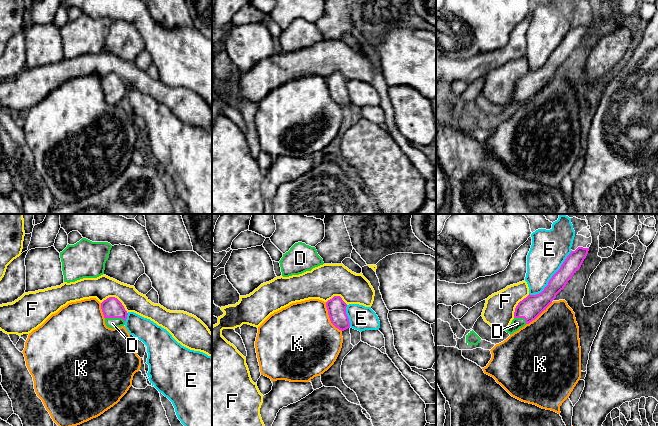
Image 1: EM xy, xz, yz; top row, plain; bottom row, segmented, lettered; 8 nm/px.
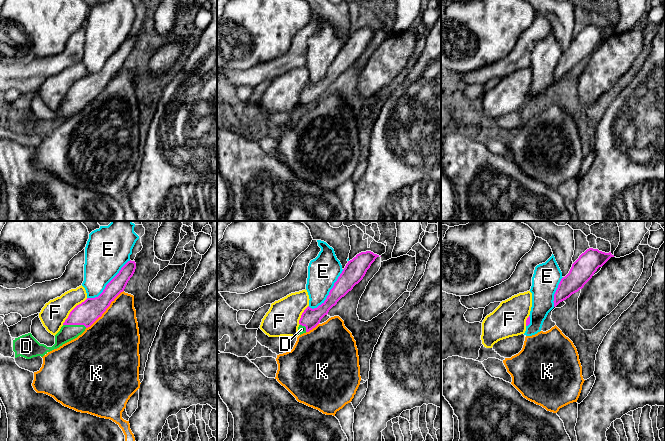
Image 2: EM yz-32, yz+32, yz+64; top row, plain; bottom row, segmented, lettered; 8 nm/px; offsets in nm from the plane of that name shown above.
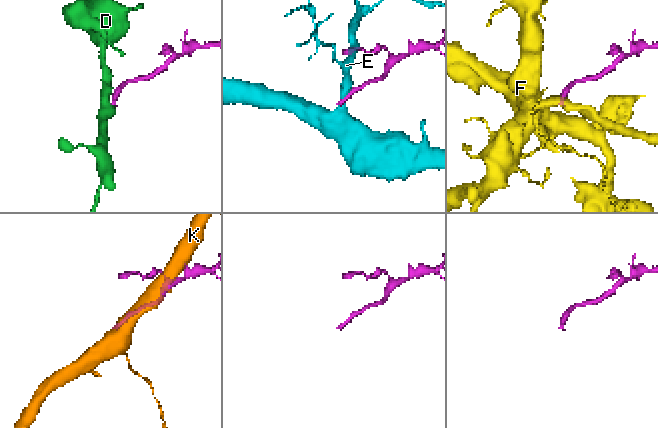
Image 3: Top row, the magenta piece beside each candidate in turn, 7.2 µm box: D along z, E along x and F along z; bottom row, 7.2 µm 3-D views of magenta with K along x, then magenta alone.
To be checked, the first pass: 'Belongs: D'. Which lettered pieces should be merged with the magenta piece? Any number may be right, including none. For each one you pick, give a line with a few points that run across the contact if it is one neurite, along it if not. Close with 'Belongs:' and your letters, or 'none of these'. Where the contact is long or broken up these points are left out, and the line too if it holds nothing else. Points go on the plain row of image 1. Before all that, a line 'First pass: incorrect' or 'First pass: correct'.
First pass: correct
Belongs: D

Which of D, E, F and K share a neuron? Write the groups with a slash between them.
D / E / F / K

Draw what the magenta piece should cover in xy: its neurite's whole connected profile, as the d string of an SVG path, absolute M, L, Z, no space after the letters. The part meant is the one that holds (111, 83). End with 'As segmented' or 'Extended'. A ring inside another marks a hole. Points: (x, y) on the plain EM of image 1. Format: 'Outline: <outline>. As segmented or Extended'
Outline: M109 73L104 76L101 85L107 103L114 105L125 101L128 89L117 74Z. Extended

